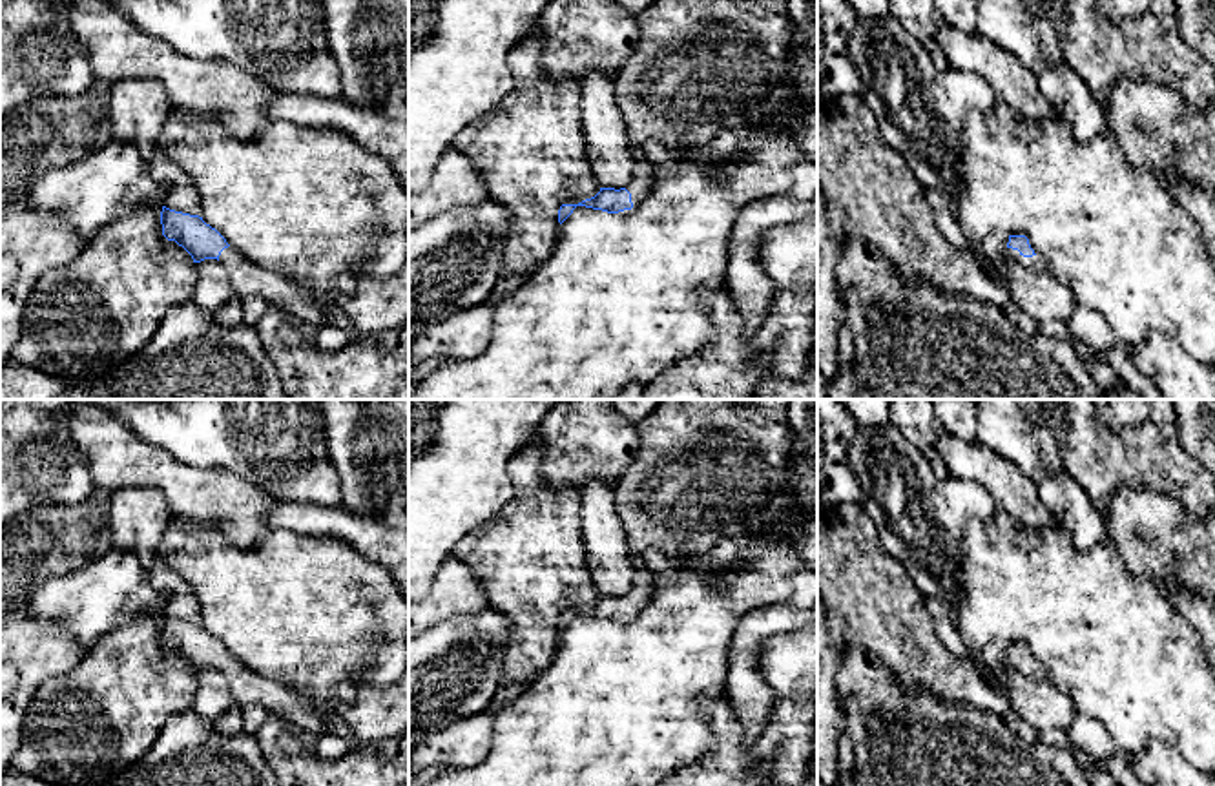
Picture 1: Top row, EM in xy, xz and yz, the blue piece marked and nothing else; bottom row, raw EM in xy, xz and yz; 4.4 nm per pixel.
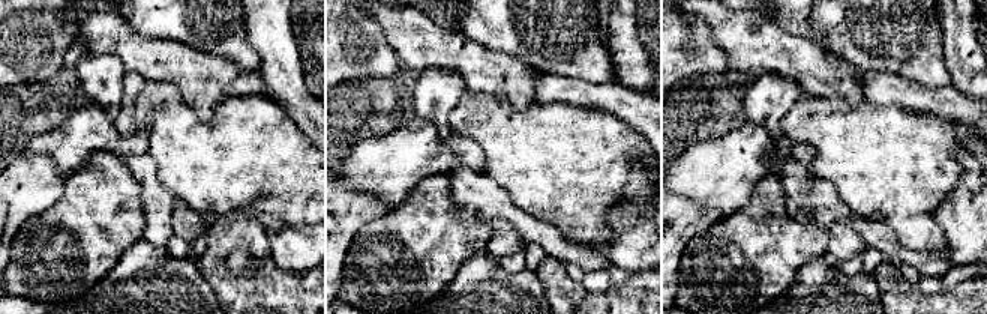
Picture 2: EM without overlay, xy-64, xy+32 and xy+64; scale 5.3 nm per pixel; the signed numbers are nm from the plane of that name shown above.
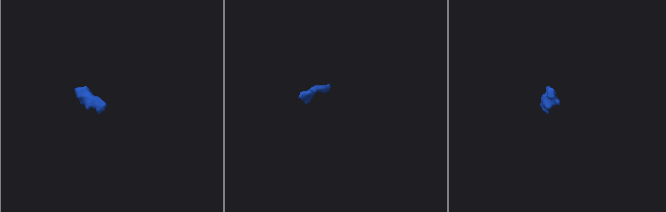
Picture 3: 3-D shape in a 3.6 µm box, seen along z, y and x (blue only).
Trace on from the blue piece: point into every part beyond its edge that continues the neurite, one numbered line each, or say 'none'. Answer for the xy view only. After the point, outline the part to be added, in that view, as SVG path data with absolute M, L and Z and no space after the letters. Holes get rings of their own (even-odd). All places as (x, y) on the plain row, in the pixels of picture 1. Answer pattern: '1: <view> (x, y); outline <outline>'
1: xy (249, 688); outline M232 655L221 660L219 671L239 706L261 706L270 715L277 715L314 737L328 733L327 711L279 682L254 673Z

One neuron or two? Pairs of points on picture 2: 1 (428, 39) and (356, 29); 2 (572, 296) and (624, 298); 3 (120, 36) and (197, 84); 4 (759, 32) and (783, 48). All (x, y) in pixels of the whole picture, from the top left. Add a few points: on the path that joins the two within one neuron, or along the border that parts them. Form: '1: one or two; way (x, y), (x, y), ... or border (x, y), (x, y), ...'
1: two; border (369, 15), (395, 53), (398, 65)
2: one; way (585, 298), (611, 298)
3: one; way (140, 54), (177, 65)
4: one; way (765, 38), (777, 48)

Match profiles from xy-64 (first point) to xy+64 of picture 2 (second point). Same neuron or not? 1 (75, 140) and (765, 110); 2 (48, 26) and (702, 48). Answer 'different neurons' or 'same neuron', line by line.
1: different neurons
2: same neuron

